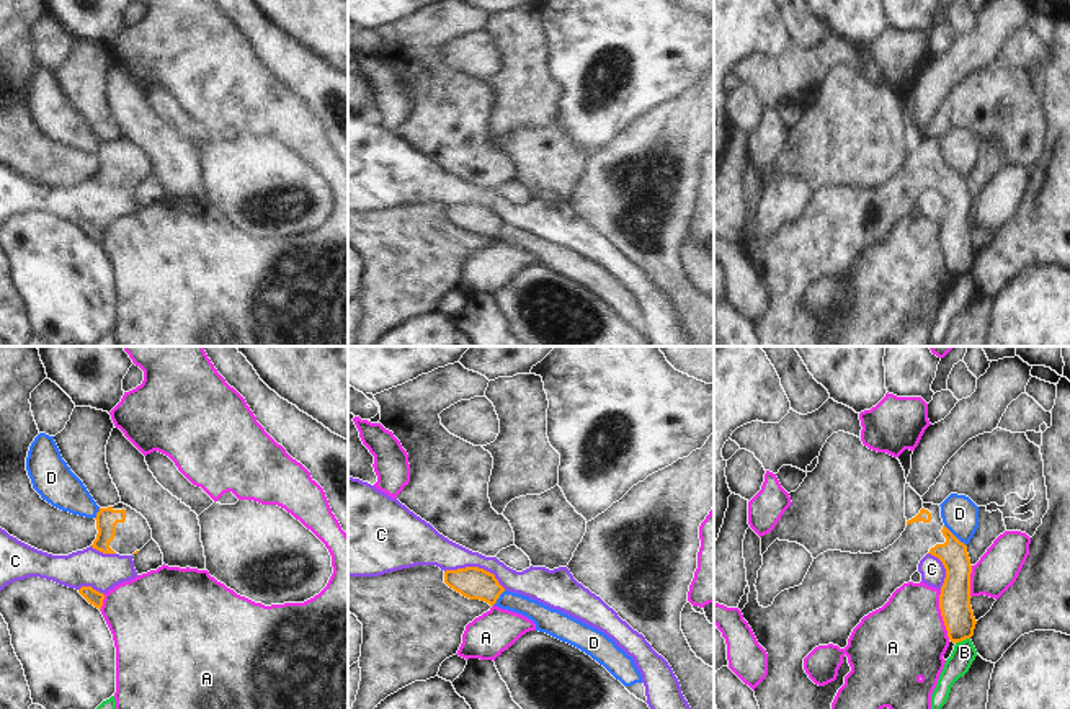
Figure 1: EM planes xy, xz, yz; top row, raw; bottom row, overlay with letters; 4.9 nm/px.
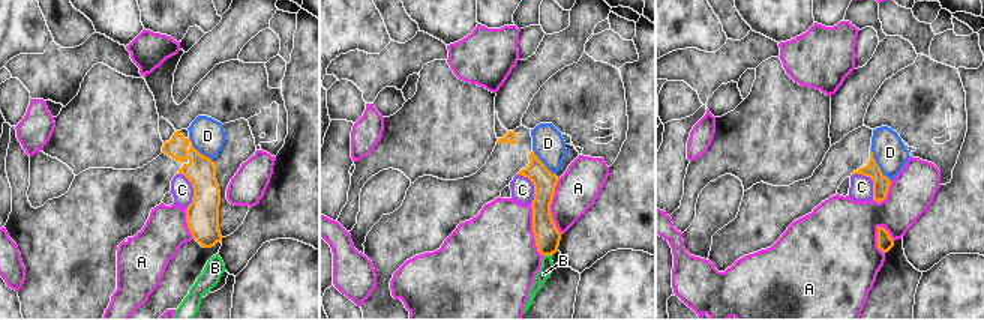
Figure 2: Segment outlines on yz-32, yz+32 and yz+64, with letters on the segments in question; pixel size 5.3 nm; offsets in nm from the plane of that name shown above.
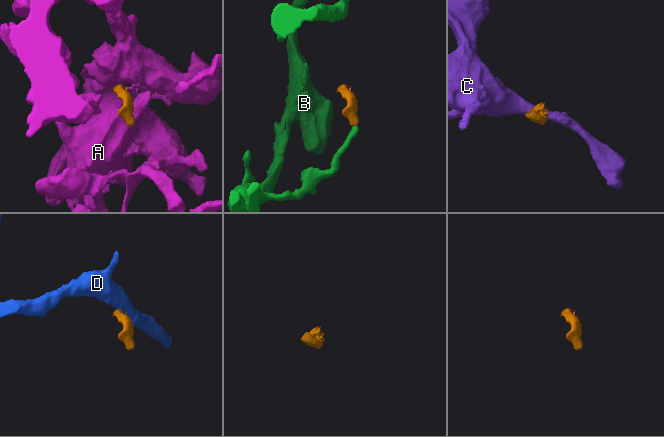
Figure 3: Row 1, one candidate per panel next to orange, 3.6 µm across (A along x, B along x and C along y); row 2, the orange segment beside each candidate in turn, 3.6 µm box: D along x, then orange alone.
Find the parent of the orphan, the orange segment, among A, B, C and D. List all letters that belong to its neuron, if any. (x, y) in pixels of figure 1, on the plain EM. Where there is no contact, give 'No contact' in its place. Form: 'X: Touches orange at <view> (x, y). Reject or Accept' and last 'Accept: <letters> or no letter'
A: Touches orange at yz (941, 249). Reject
B: Touches orange at yz (962, 273). Reject
C: Touches orange at xz (476, 201). Reject
D: Touches orange at yz (954, 170). Reject
Accept: no letter

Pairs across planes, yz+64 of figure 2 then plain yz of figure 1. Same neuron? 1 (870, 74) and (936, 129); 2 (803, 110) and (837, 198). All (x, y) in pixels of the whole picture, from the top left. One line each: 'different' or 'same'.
1: different
2: different

